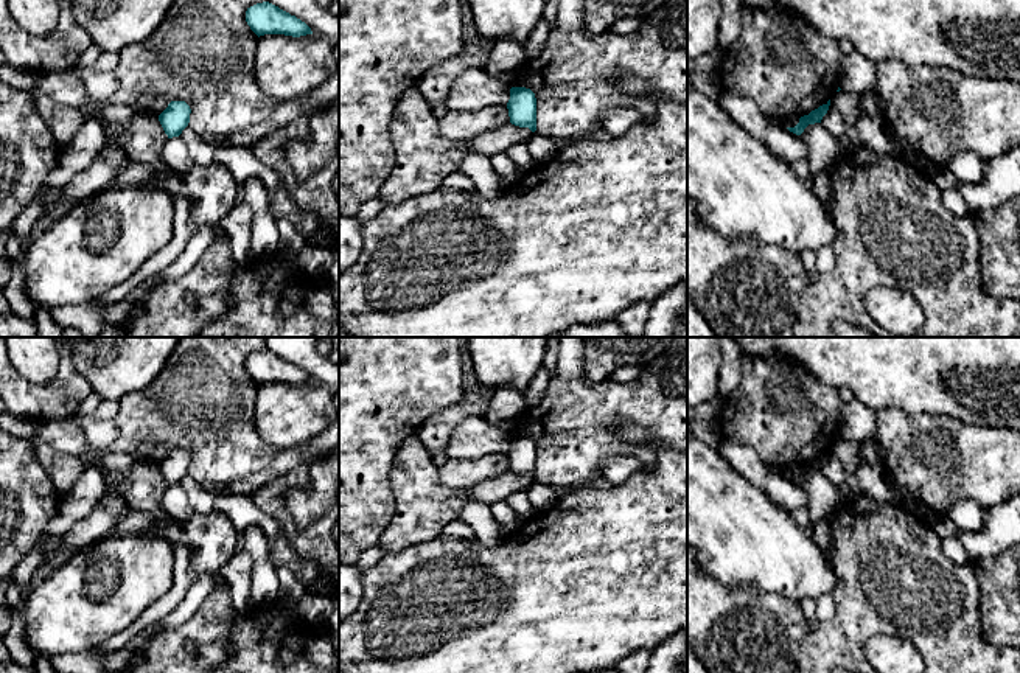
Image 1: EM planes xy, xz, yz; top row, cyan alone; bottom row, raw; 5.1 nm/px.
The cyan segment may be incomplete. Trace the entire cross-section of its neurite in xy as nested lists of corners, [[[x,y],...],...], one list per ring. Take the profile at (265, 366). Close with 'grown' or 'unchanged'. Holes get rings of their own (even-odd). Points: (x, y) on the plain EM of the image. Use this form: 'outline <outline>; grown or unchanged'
outline [[[269,350],[247,356],[246,370],[258,385],[264,382],[285,382],[292,385],[313,382],[305,370]]]; unchanged

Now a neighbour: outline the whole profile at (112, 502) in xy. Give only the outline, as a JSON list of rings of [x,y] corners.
[[[109,491],[101,496],[96,508],[104,508],[115,514],[124,514],[129,510],[128,502],[121,496],[112,494]]]

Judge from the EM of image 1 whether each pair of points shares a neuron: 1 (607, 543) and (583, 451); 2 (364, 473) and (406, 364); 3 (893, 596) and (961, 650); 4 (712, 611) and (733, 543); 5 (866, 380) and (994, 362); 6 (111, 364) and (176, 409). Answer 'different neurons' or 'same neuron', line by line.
1: different neurons
2: same neuron
3: same neuron
4: different neurons
5: same neuron
6: different neurons

